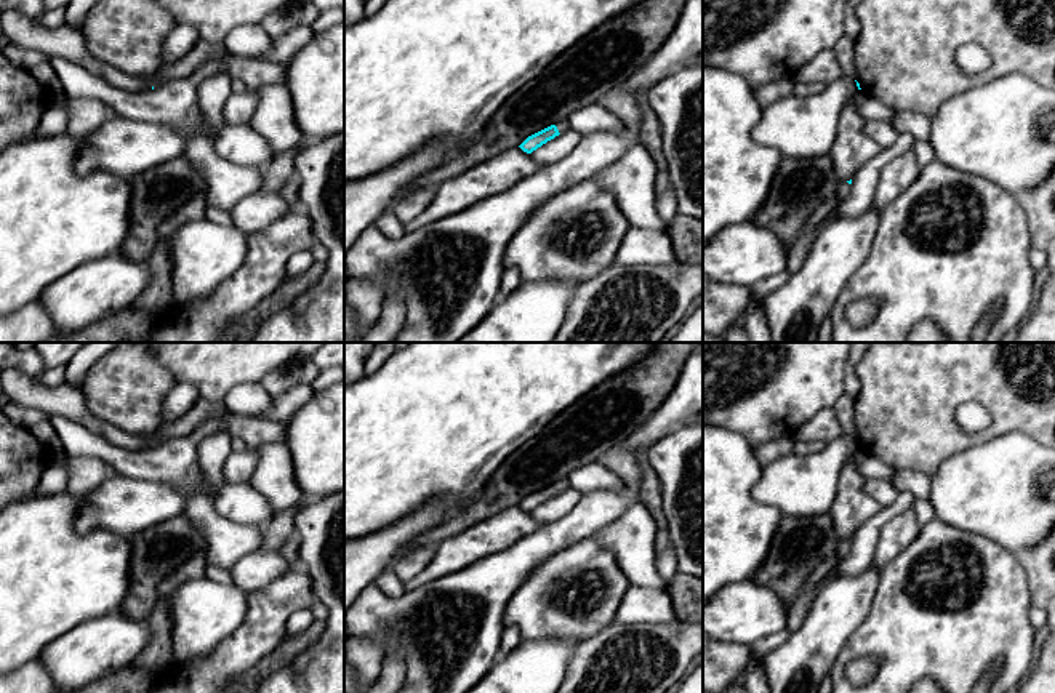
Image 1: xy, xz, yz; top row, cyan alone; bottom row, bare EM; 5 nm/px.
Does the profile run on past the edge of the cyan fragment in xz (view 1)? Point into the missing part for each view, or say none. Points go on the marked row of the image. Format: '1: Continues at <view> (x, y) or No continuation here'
1: Continues at xz (562, 125)

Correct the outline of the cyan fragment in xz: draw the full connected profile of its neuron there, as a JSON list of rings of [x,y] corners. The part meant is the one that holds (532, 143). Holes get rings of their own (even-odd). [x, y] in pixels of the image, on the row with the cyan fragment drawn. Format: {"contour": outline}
{"contour": [[[560,120],[556,125],[551,125],[538,133],[528,136],[519,147],[523,152],[532,154],[533,150],[541,147],[548,141],[554,139],[560,133],[565,133],[567,130],[568,130],[568,123],[565,120]]]}

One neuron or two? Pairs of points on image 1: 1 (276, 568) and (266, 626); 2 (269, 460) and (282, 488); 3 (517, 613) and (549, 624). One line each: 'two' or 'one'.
1: two
2: one
3: one

